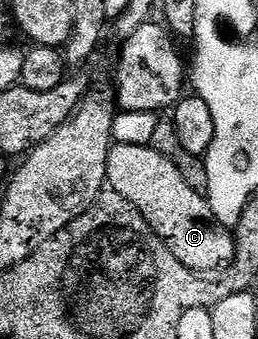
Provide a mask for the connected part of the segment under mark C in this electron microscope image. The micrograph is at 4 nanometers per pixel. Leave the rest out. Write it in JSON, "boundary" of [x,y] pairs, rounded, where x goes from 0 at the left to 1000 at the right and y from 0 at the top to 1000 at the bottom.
{"boundary":[[[442,422],[422,442],[407,525],[419,552],[477,584],[492,584],[492,596],[508,596],[508,608],[523,608],[523,619],[554,631],[554,643],[601,693],[640,717],[647,737],[663,737],[663,749],[678,749],[678,761],[694,761],[694,773],[709,773],[709,785],[725,785],[744,802],[841,808],[853,791],[884,794],[919,764],[919,711],[907,687],[860,667],[849,643],[833,643],[806,587],[740,560],[740,549],[725,543],[678,481],[655,475],[632,454],[609,451],[581,428]]]}

